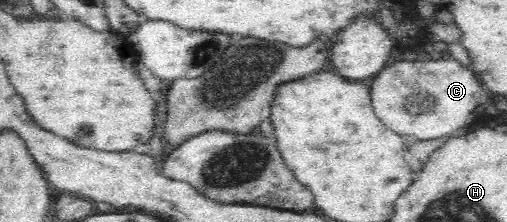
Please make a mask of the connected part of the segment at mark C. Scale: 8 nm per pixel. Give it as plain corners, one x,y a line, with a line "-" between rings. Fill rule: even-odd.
421,59
417,61
398,61
392,67
385,67
376,74
372,83
372,107
376,117
398,135
414,135
416,139
438,139
453,137
458,129
466,129
485,112
486,103
491,94
482,86
470,67
466,68
454,59
-
414,97
416,109
422,113
414,113
404,109
406,101
-
416,117
416,123
414,123

